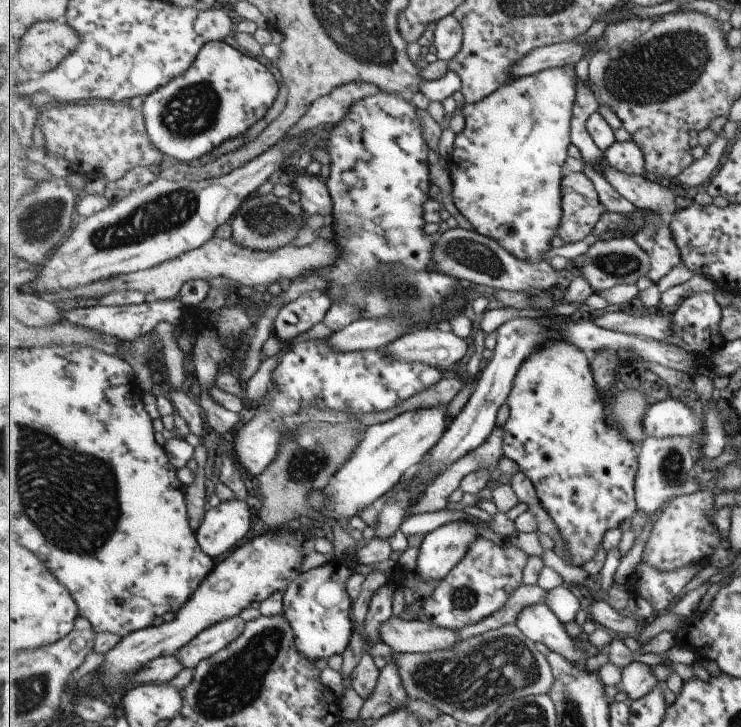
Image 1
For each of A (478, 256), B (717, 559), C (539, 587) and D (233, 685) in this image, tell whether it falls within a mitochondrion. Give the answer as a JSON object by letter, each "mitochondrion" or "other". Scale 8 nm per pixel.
{"A":"mitochondrion","B":"other","C":"other","D":"mitochondrion"}

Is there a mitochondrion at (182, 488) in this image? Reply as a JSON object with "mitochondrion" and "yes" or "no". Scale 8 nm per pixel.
{"mitochondrion":"no"}

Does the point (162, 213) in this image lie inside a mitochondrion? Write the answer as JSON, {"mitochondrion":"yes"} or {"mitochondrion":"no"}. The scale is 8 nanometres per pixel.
{"mitochondrion":"yes"}

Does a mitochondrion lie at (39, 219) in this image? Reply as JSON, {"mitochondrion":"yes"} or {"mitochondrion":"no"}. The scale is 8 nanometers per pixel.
{"mitochondrion":"yes"}

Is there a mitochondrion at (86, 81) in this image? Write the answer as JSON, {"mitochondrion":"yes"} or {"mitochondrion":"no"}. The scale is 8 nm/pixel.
{"mitochondrion":"yes"}

